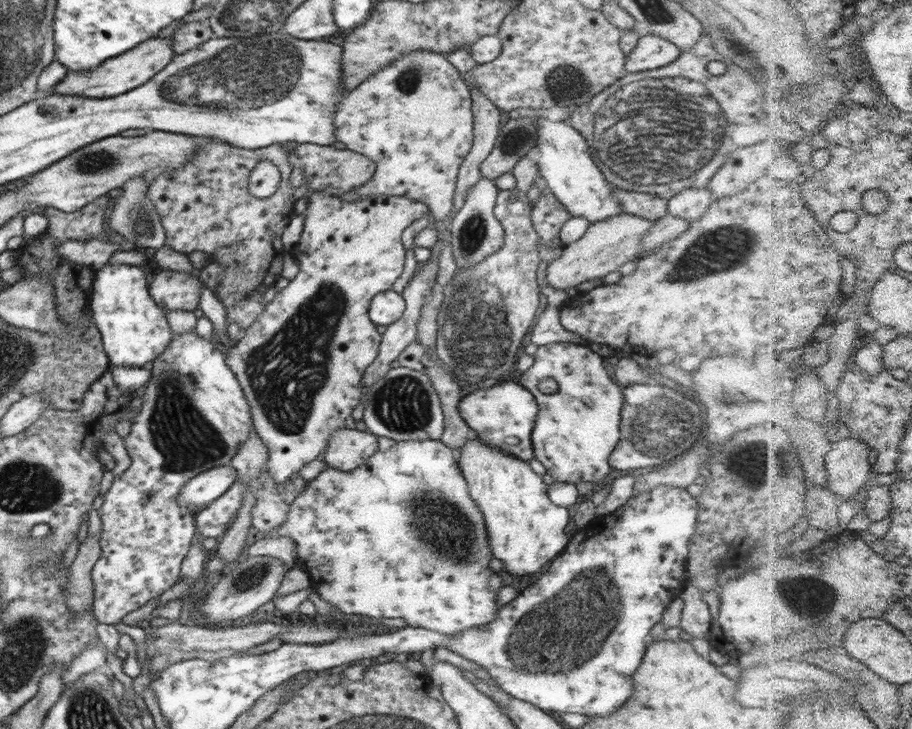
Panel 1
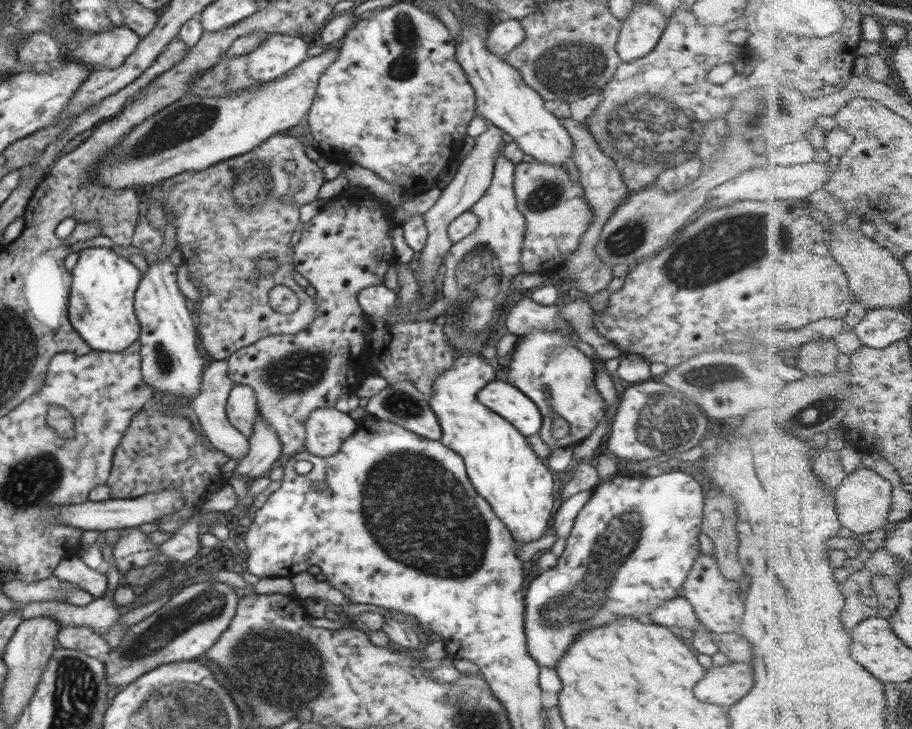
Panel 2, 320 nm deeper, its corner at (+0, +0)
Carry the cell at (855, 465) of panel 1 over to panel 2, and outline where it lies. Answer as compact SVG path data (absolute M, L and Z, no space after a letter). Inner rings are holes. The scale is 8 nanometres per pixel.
M868 467L849 474L837 489L837 503L844 528L860 537L884 528L891 518L894 506L894 485L882 473Z

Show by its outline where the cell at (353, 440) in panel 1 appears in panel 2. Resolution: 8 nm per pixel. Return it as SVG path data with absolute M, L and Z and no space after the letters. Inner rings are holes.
M335 407L318 408L310 412L306 420L304 450L322 458L334 456L340 445L360 427L348 413L339 412Z

